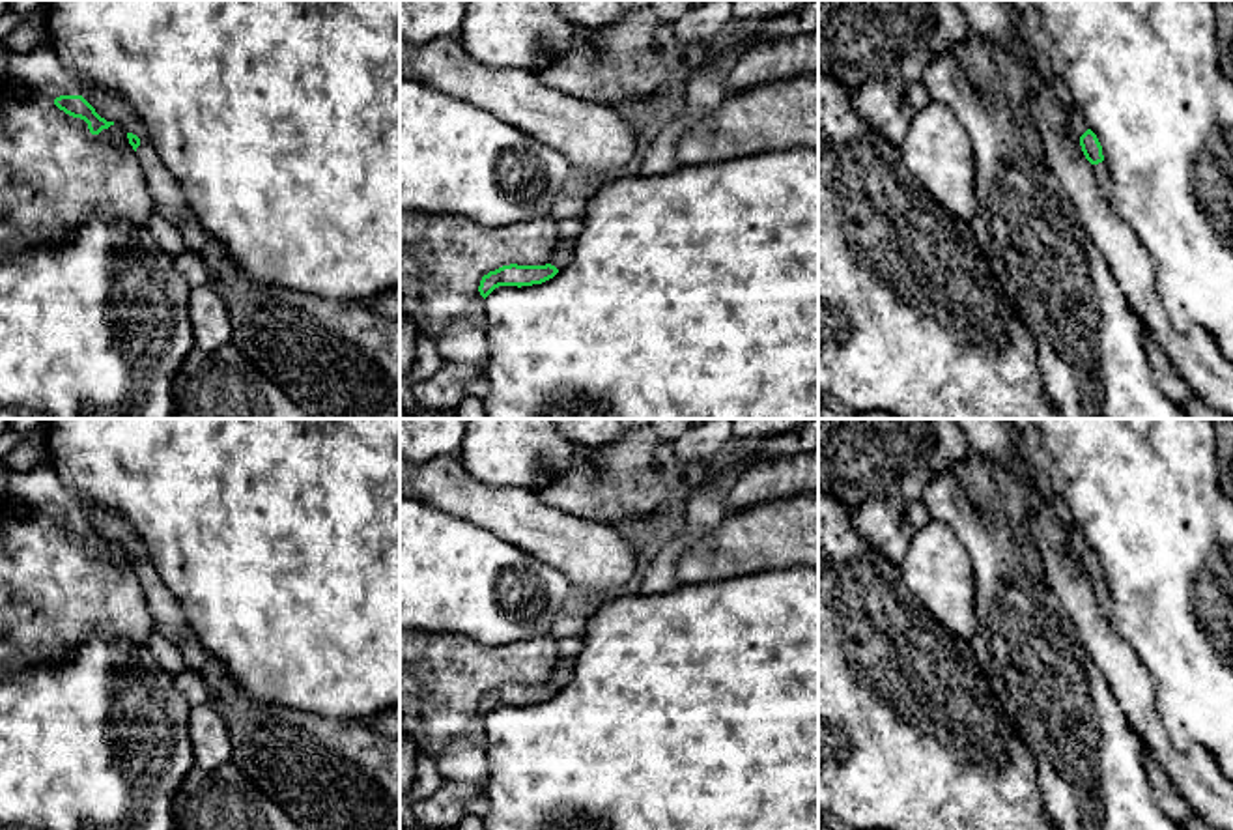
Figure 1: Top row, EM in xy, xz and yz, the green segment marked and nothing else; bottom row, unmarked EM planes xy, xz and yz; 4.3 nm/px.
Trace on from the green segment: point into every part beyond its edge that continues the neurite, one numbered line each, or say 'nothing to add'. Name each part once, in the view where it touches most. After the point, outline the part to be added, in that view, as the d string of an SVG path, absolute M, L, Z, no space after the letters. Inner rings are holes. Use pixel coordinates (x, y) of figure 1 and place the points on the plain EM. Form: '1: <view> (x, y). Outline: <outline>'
1: yz (1101, 589). Outline: M1102 580L1098 583L1091 583L1091 589L1098 602L1102 617L1108 621L1112 615L1112 609L1113 609L1113 602L1112 602L1110 589L1108 589L1106 581Z

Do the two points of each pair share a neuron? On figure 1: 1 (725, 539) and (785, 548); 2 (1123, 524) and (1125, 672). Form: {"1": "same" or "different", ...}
{"1": "same", "2": "different"}

